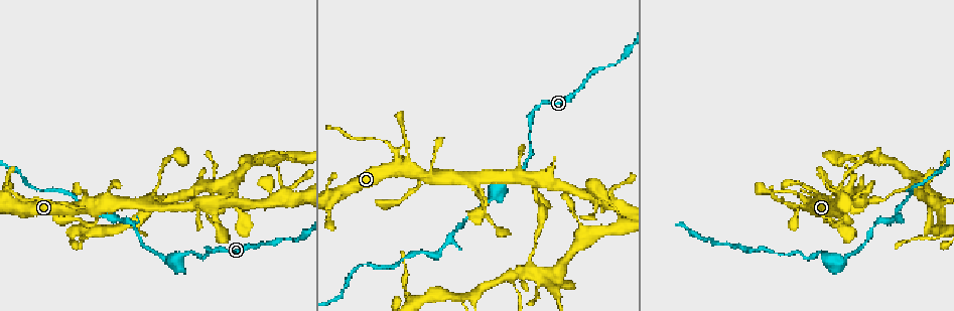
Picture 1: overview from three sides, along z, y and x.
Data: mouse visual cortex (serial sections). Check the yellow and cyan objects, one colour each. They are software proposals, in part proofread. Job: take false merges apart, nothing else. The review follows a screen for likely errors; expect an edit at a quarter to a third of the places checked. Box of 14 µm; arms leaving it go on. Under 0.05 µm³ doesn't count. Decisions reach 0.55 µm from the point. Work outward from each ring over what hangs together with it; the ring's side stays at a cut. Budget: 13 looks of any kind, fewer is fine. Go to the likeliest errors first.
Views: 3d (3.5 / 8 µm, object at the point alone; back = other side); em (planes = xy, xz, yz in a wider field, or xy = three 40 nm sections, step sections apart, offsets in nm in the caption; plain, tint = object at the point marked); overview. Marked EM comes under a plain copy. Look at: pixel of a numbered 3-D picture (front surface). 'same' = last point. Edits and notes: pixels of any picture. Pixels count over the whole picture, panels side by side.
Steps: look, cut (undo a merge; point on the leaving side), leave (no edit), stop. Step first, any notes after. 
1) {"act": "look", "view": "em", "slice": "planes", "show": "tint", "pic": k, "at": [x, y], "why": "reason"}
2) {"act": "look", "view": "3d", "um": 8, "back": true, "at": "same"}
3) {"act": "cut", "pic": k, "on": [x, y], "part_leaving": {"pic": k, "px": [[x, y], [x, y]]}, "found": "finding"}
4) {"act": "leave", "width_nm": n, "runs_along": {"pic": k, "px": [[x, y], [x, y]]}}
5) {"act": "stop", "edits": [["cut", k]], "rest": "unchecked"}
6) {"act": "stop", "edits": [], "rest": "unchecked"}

{"act": "look", "view": "3d", "um": 3.5, "pic": 1, "at": [277, 161], "why": "abrupt turn"}

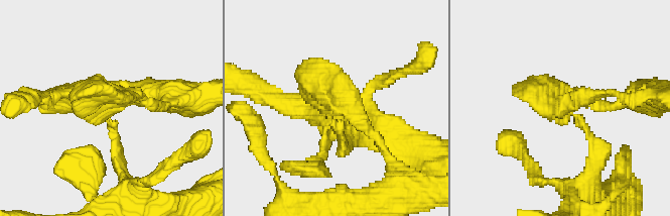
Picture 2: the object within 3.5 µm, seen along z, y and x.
{"act": "look", "view": "em", "slice": "xy", "step": 2, "show": "tint", "pic": 2, "at": [110, 105], "why": "now the EM"}

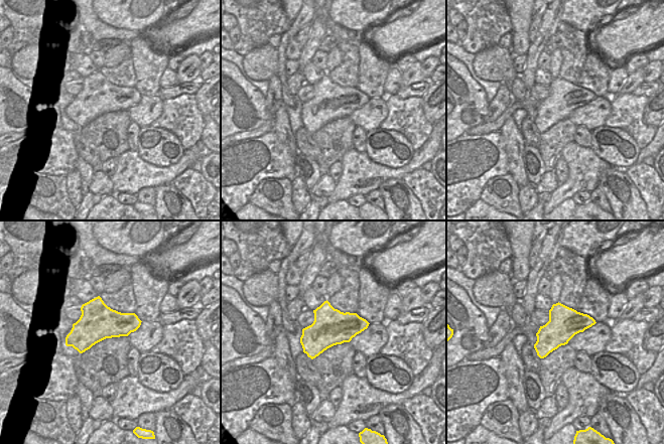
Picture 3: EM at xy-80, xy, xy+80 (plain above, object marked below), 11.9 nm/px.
{"act": "leave", "runs_along": {"pic": 2, "px": [[116, 158], [107, 109], [128, 94], [156, 106]]}, "found": "all the same cell"}

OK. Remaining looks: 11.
{"act": "look", "view": "3d", "um": 3.5, "pic": 1, "at": [203, 257], "why": "sharp bend"}

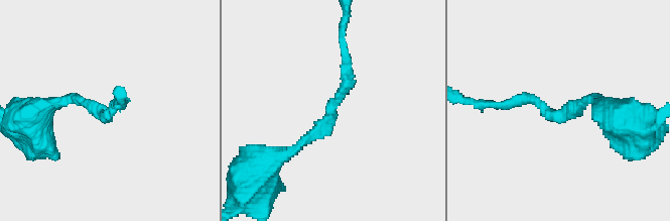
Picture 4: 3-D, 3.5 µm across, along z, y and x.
{"act": "look", "view": "em", "slice": "planes", "show": "tint", "pic": 4, "at": [331, 117], "arm_widths_nm": [150, 200]}

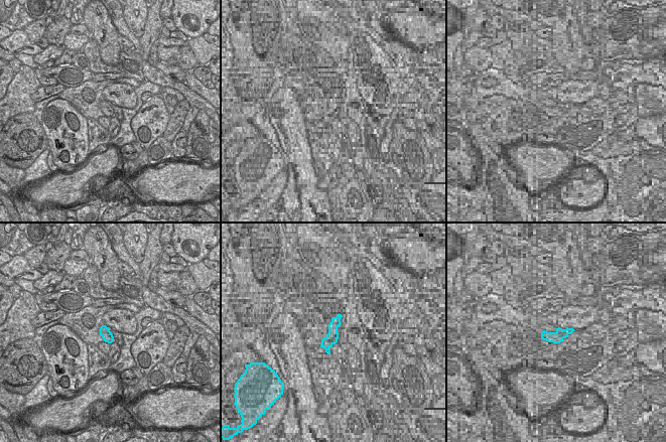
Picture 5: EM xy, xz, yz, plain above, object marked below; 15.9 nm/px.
{"act": "leave", "runs_along": {"pic": 4, "px": [[347, 61], [331, 117], [281, 155]]}, "found": "continuous, no second cell"}

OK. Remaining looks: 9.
{"act": "look", "view": "3d", "um": 8, "pic": 1, "at": [55, 201], "why": "calibre changes"}

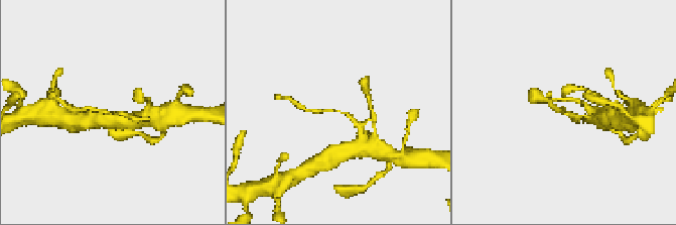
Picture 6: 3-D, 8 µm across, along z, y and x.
{"act": "look", "view": "em", "slice": "planes", "show": "tint", "pic": 6, "at": [336, 110]}

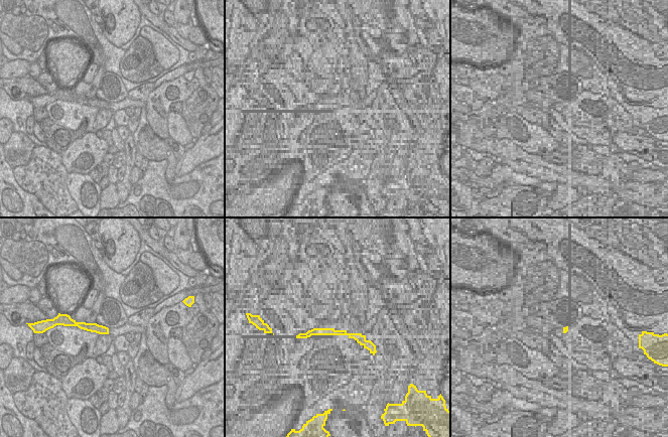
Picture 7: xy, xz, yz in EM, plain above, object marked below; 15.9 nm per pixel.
{"act": "leave", "width_nm": 140, "runs_along": {"pic": 6, "px": [[134, 117], [104, 110], [83, 109]]}, "found": "all the same cell"}

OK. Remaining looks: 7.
{"act": "look", "view": "em", "slice": "xy", "step": 1, "show": "tint", "pic": 1, "at": [895, 215], "why": "sharp bend"}

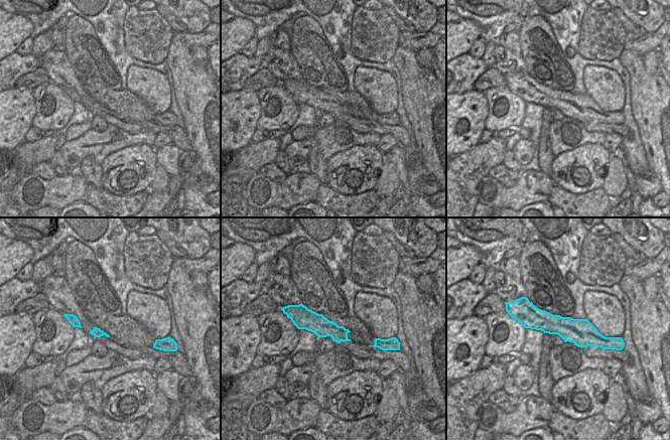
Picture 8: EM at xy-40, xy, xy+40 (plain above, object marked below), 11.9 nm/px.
{"act": "look", "view": "3d", "um": 3.5, "at": "same", "why": "see where the arms go"}

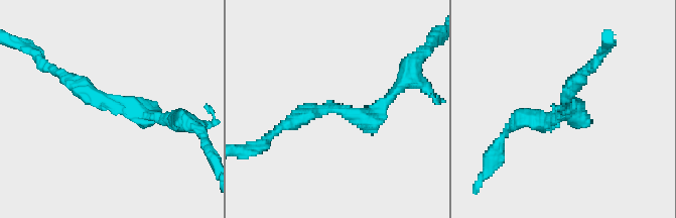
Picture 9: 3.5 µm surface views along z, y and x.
{"act": "leave", "arm_widths_nm": [250, 250], "runs_along": {"pic": 8, "px": [[518, 317], [533, 317], [601, 340]]}, "found": "one cell here"}

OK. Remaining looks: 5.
{"act": "look", "view": "em", "slice": "xy", "step": 5, "show": "tint", "pic": 1, "at": [947, 233]}

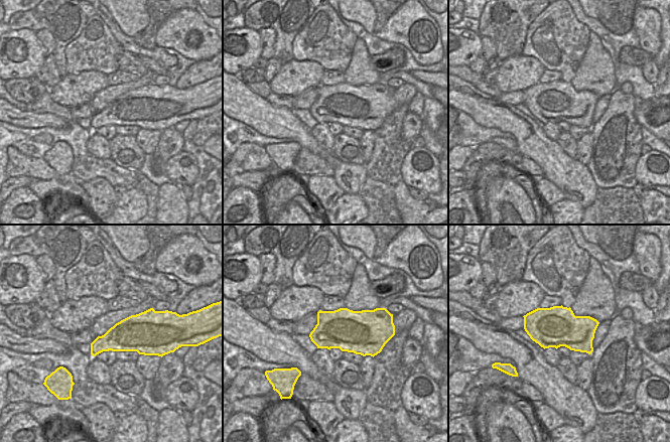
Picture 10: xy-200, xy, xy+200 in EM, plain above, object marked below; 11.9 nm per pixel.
{"act": "look", "view": "3d", "um": 3.5, "at": "same"}

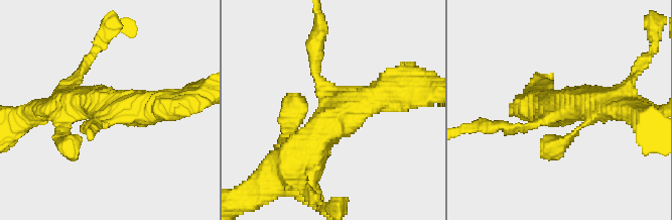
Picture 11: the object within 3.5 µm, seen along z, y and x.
{"act": "leave", "arms": 3, "arm_widths_nm": [150, 450, 500], "runs_along": {"pic": 11, "px": [[415, 92], [351, 105], [298, 146]]}, "found": "all the same cell"}

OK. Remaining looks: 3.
{"act": "stop", "edits": [], "rest": "unchecked"}

